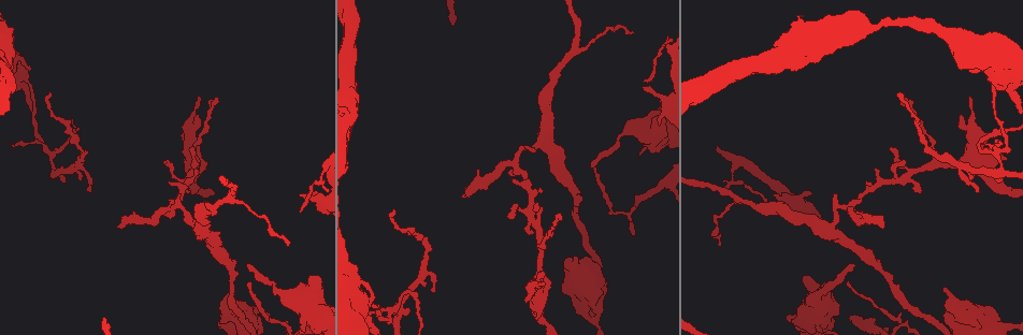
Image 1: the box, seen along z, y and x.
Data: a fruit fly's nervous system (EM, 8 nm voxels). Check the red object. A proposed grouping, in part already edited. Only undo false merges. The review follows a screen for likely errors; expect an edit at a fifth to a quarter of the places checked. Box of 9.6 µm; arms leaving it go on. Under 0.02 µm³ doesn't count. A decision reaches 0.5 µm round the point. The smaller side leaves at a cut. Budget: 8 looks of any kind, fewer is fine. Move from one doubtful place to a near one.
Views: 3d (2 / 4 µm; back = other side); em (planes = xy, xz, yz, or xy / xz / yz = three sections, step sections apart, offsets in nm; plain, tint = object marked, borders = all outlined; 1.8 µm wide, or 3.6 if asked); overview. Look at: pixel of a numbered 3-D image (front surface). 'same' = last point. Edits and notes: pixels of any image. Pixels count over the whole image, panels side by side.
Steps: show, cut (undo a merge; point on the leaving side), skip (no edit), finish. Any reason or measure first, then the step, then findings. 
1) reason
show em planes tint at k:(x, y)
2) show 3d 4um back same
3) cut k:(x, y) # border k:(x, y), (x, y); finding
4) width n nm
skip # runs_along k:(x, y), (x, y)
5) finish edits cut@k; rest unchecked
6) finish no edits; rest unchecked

thick turns thin
show em planes tint at 1:(619, 139)

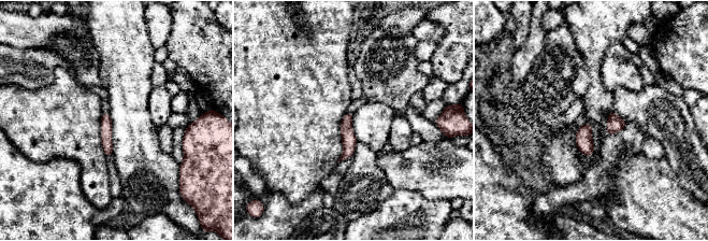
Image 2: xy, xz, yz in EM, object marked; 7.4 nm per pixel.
width 80 nm
skip # runs_along 2:(349, 115), (347, 153), (344, 156); continuous, no second neuron

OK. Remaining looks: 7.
abrupt turn
show em yz step 4 tint at 1:(174, 206)

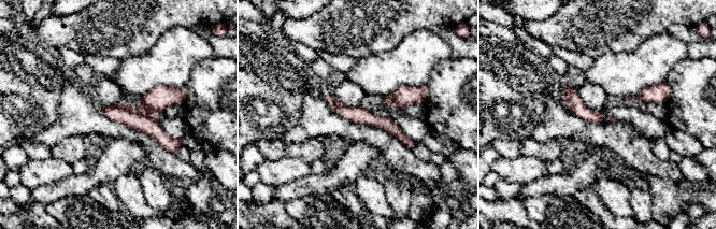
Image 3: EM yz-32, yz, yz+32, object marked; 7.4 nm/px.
show em planes tint same

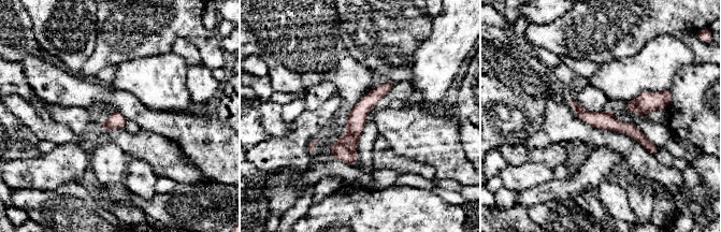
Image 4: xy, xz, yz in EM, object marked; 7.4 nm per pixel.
cut 4:(356, 119) # part_leaving 4:(575, 104), (654, 149); two neurons meet here

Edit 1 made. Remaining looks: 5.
finish edits cut@4; rest unchecked

